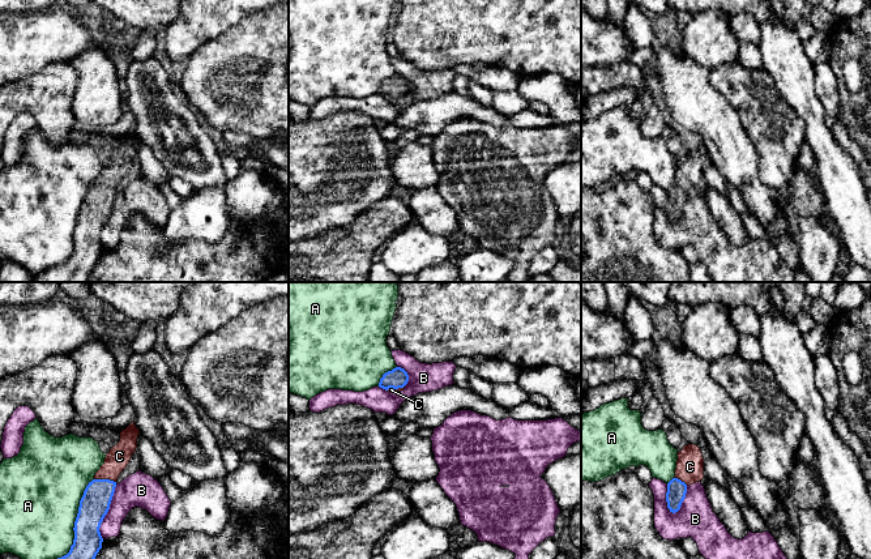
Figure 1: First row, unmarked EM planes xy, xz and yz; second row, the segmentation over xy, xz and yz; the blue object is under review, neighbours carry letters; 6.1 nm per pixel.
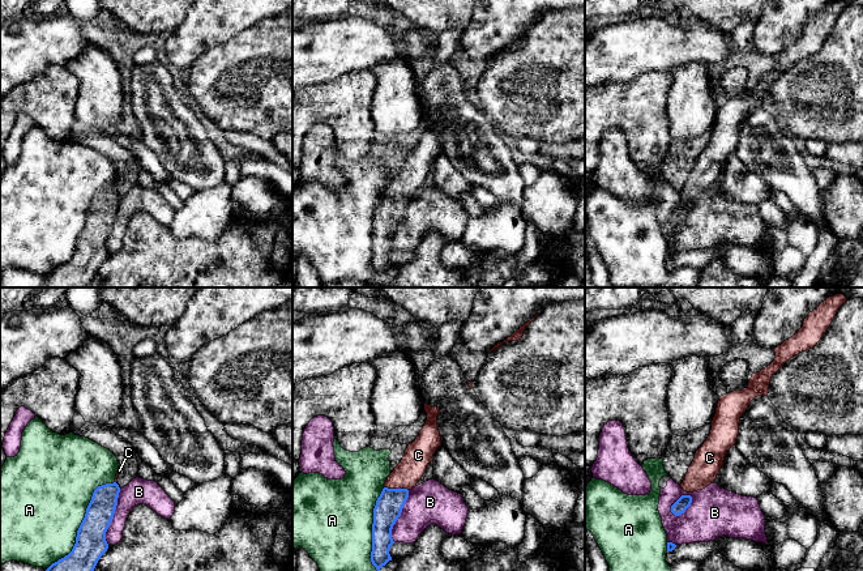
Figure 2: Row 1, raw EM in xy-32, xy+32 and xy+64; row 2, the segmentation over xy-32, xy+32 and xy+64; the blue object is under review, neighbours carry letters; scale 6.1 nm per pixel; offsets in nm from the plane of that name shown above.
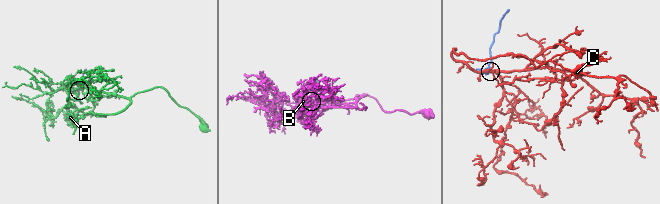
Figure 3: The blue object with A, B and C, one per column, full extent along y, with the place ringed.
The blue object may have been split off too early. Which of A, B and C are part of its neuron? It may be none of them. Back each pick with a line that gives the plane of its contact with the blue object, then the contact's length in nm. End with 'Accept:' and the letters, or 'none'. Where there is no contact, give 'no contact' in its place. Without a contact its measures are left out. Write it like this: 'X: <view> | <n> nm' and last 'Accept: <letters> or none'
C: xy | 140 nm
Accept: C

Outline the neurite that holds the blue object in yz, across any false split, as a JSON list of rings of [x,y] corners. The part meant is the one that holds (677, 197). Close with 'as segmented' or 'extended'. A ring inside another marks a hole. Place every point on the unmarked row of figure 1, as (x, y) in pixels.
[[[695,152],[684,153],[678,159],[675,184],[667,191],[666,209],[670,219],[675,221],[686,205],[687,195],[704,185],[704,165]]]; extended

